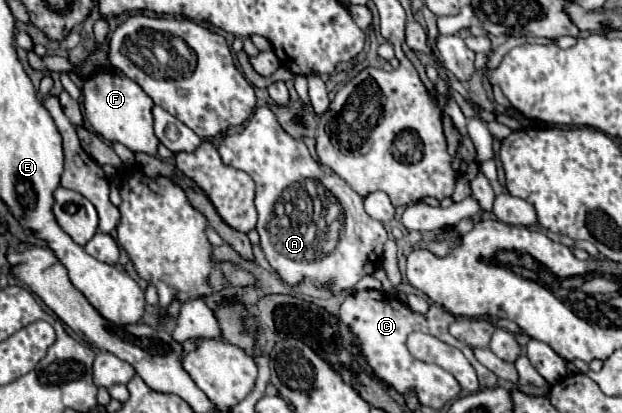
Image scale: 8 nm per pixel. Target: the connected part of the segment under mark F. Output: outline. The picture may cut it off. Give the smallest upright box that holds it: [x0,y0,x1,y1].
[82,70,159,155]

